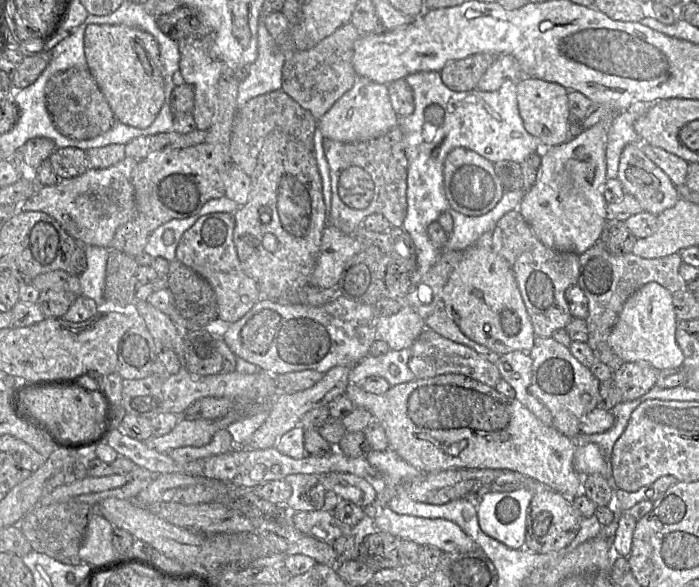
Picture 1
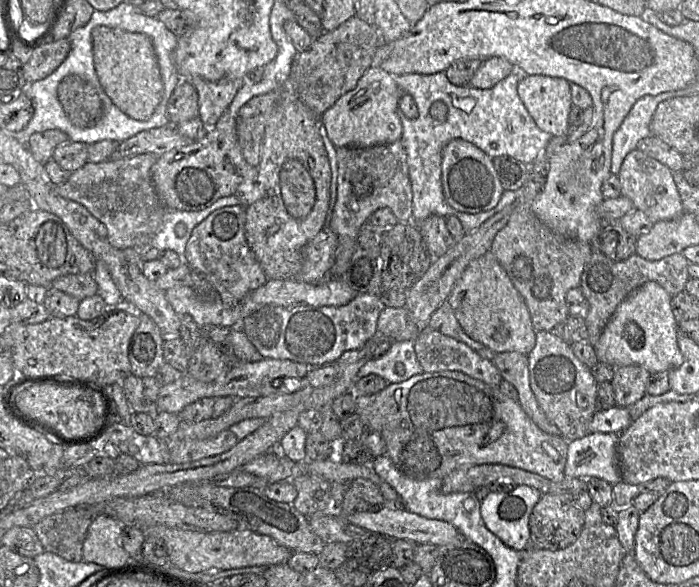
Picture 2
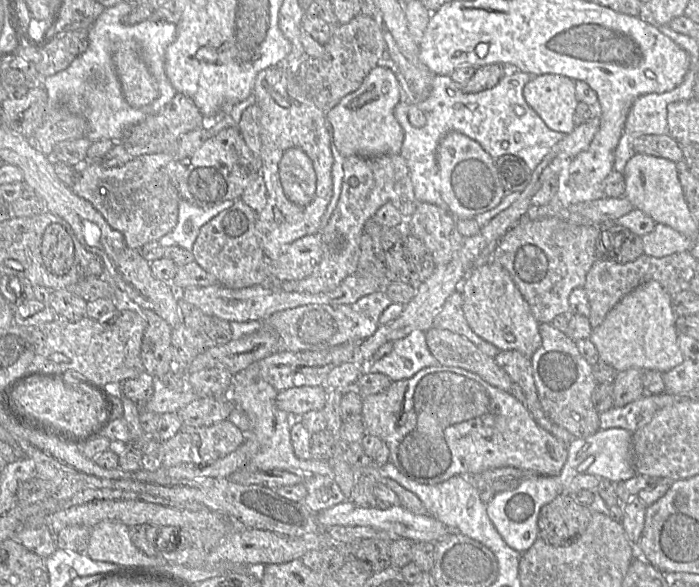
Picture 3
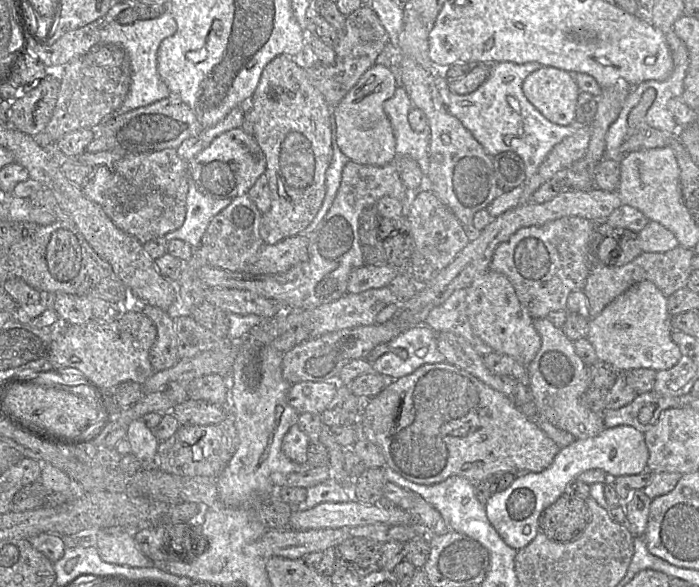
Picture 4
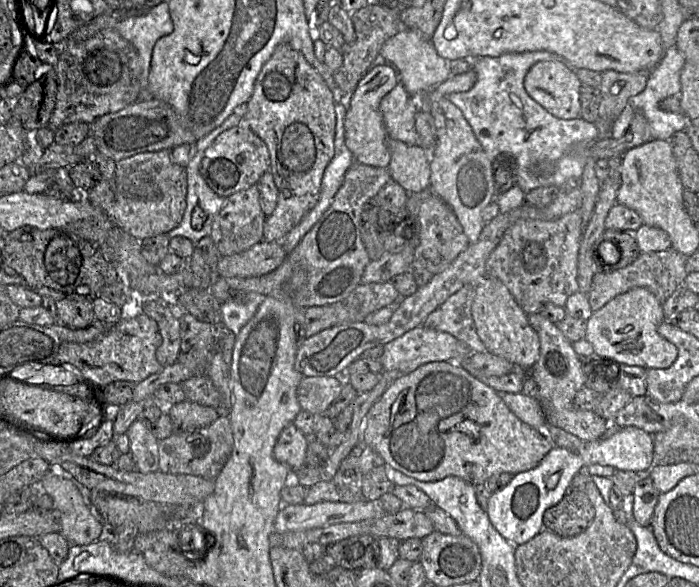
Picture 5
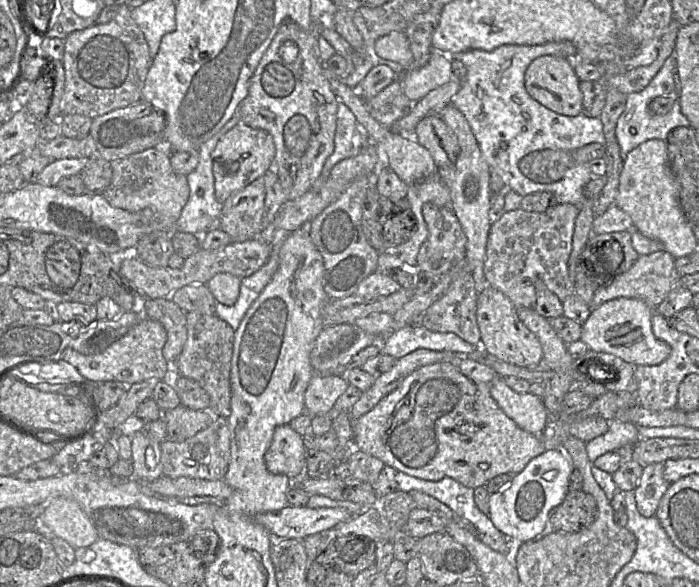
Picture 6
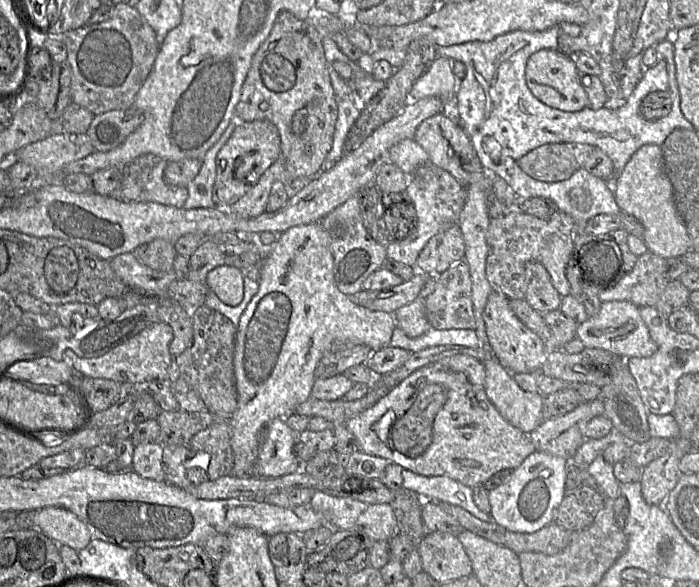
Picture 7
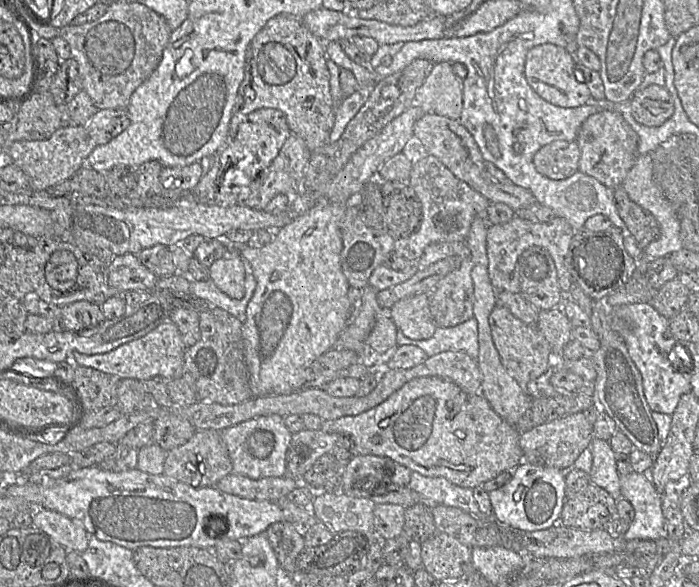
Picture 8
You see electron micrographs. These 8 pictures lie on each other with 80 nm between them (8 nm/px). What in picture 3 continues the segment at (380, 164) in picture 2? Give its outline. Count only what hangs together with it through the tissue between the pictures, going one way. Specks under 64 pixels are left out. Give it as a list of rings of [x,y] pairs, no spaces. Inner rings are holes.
[[[400,154],[378,157],[344,157],[343,178],[337,205],[328,224],[321,231],[322,258],[307,278],[297,281],[266,280],[269,287],[277,287],[286,292],[318,294],[335,290],[357,269],[360,256],[360,234],[364,223],[386,203],[391,203],[403,218],[409,218],[416,207],[413,184],[405,159]]]

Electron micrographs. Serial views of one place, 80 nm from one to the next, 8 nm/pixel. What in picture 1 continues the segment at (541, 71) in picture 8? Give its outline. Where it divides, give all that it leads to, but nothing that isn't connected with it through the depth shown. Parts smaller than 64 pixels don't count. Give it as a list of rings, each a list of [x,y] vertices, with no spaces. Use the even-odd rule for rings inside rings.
[[[525,77],[517,81],[516,95],[520,117],[526,131],[538,138],[543,148],[566,142],[569,138],[568,90],[553,82]]]

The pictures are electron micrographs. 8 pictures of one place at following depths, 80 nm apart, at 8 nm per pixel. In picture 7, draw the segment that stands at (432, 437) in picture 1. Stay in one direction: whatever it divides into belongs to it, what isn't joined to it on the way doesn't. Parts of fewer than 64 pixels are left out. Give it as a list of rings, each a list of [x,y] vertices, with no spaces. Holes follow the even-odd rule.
[[[424,366],[417,369],[373,406],[348,419],[344,424],[354,437],[356,450],[367,455],[384,458],[390,463],[398,464],[404,470],[409,470],[418,475],[427,477],[447,476],[470,488],[482,486],[490,477],[502,470],[516,469],[530,454],[536,451],[529,434],[523,433],[501,416],[488,399],[483,386],[471,383],[466,375],[461,372],[454,372],[438,366]]]

